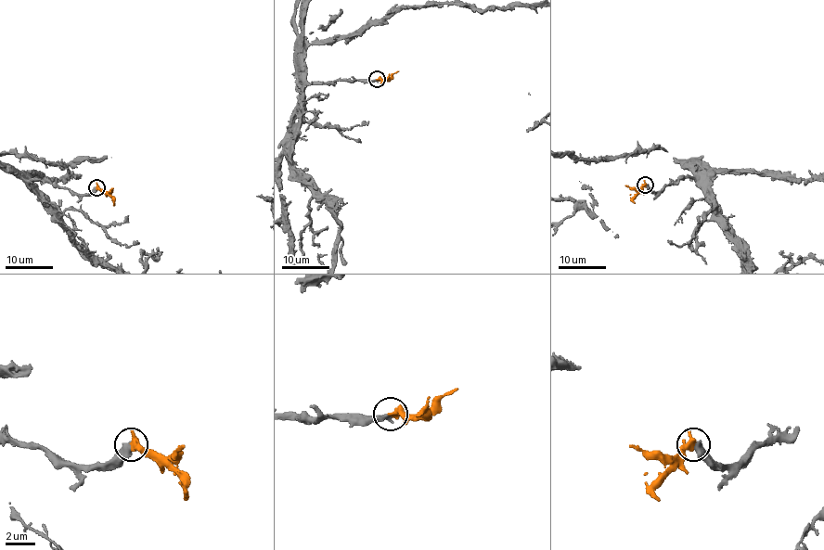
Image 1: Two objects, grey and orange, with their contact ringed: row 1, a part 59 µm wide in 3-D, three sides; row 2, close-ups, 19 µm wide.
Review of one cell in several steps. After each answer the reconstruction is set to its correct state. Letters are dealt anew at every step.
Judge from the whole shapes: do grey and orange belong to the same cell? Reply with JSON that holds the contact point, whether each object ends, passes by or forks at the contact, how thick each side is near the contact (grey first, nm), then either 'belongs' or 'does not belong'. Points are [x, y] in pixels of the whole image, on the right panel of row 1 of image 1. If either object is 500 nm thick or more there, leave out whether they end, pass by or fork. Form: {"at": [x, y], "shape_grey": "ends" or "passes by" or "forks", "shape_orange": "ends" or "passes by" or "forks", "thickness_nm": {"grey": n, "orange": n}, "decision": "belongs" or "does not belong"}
{"at": [645, 185], "shape_grey": "ends", "shape_orange": "ends", "thickness_nm": {"grey": 440, "orange": 440}, "decision": "belongs"}

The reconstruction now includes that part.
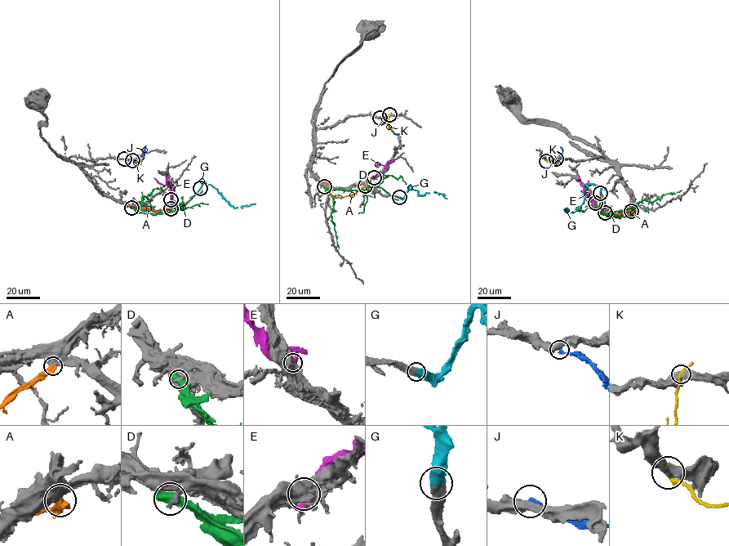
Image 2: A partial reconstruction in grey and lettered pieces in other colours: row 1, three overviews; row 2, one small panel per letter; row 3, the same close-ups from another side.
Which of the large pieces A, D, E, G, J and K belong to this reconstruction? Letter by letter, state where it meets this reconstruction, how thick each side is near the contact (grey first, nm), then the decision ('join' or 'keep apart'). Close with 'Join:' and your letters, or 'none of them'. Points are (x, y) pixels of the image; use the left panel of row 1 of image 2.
A: (171, 208) | 750/550 nm | keep apart
D: (131, 208) | 400/700 nm | keep apart
E: (171, 199) | 800/300 nm | keep apart
G: (200, 188) | 440/600 nm | join
J: (124, 158) | 440/200 nm | keep apart
K: (132, 160) | 550/200 nm | keep apart
Join: G

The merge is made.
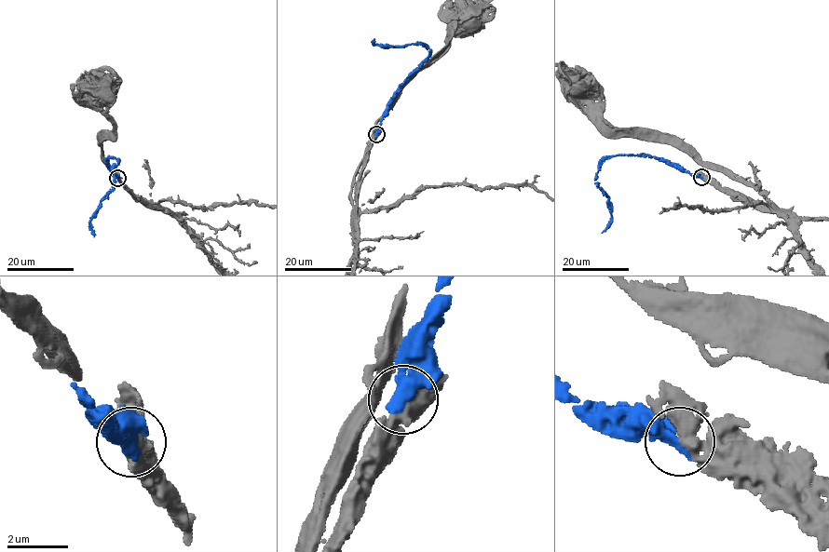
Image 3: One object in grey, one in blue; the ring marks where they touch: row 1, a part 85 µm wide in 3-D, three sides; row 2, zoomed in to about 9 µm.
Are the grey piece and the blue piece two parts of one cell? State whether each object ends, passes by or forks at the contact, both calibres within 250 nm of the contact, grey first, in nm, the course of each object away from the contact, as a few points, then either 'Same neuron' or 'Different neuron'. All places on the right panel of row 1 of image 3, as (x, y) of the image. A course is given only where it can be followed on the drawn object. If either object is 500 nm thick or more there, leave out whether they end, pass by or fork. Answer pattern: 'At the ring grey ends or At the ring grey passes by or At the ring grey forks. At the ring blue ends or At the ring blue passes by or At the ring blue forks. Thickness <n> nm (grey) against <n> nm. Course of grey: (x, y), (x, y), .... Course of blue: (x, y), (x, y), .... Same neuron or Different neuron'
Thickness 480 nm (grey) against 550 nm. Course of grey: (700, 178), (752, 203), (767, 203), (757, 190), (672, 145), (618, 130), (603, 116), (598, 96), (579, 79). Course of blue: (700, 178), (653, 156), (609, 156), (599, 168), (596, 179), (608, 197), (612, 217), (610, 226), (601, 233). Same neuron

